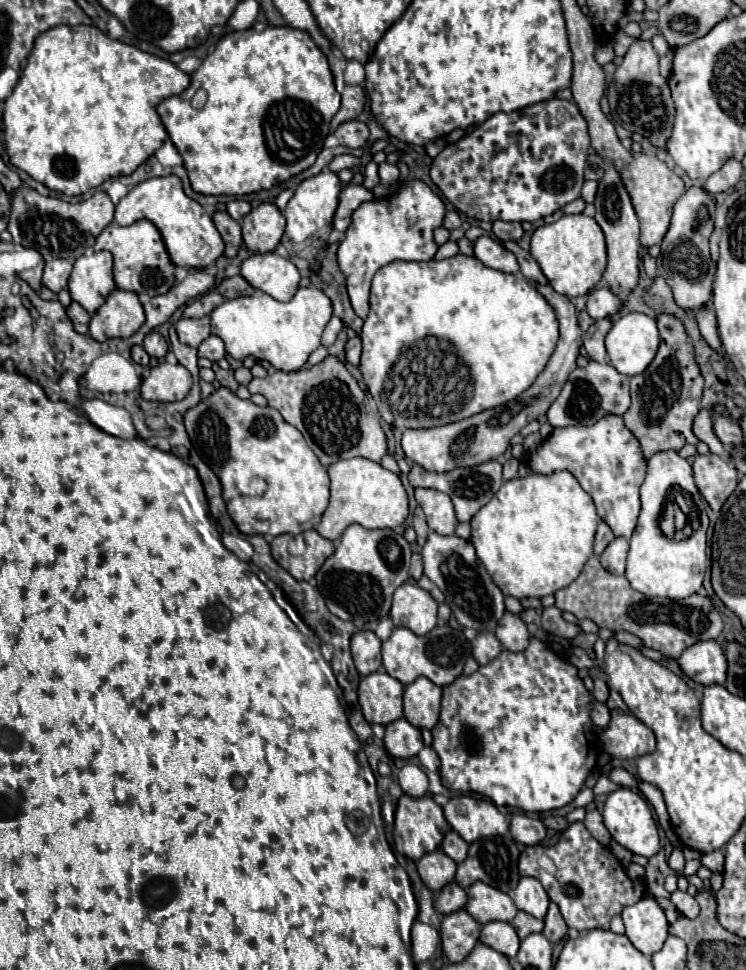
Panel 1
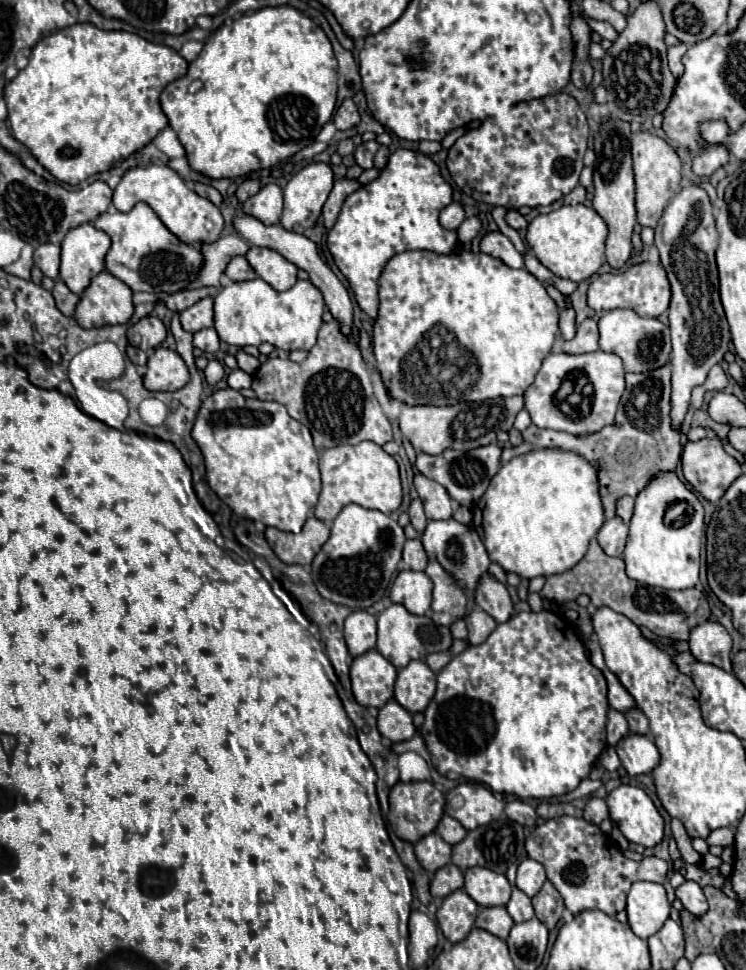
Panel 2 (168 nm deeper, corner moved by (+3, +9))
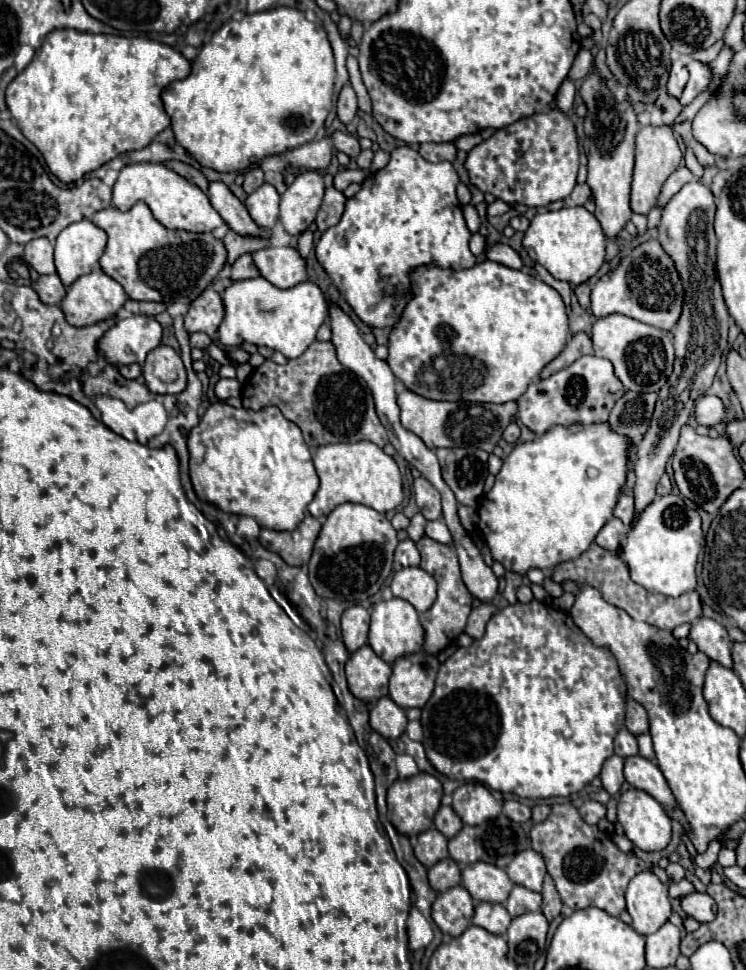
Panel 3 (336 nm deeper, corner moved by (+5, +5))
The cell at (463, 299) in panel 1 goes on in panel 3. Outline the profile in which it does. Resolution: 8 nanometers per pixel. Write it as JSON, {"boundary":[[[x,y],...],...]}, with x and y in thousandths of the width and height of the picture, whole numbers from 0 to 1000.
{"boundary":[[[647,269],[634,273],[631,277],[621,277],[621,279],[605,279],[605,277],[591,277],[591,275],[562,275],[551,281],[554,288],[554,308],[546,312],[538,331],[532,331],[532,335],[527,337],[524,345],[521,345],[521,368],[519,374],[527,382],[527,387],[532,387],[543,399],[551,399],[551,403],[572,409],[572,411],[599,411],[599,413],[642,413],[642,415],[680,415],[680,413],[693,413],[706,399],[723,389],[725,380],[739,374],[755,360],[757,360],[757,352],[760,352],[760,343],[763,343],[763,331],[760,331],[760,321],[757,321],[757,312],[752,308],[752,304],[736,296],[733,292],[728,292],[725,288],[693,279],[693,277],[682,277],[677,273],[661,271],[661,269]]]}

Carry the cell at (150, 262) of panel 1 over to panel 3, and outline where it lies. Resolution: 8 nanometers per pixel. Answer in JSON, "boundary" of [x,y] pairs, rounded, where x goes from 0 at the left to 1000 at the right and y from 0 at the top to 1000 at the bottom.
{"boundary":[[[186,207],[173,218],[143,213],[125,222],[125,232],[143,240],[143,255],[133,267],[135,277],[154,288],[181,310],[259,312],[296,281],[304,271],[304,257],[286,240],[229,238],[218,234],[202,215]]]}

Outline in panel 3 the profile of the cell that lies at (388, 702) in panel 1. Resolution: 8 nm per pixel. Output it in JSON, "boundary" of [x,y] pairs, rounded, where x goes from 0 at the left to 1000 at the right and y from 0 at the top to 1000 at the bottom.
{"boundary":[[[487,665],[471,673],[462,684],[462,694],[471,714],[487,723],[503,723],[521,714],[519,704],[524,698],[524,686],[503,675],[495,665]]]}

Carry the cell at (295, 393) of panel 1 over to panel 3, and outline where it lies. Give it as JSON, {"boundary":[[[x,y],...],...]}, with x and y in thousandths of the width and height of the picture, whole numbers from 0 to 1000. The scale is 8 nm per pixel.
{"boundary":[[[420,352],[403,368],[387,370],[385,376],[371,376],[358,370],[328,393],[323,411],[326,420],[339,424],[371,418],[377,426],[406,444],[414,461],[476,455],[497,455],[516,461],[521,457],[519,444],[503,426],[492,395],[452,372],[449,356],[444,352]]]}

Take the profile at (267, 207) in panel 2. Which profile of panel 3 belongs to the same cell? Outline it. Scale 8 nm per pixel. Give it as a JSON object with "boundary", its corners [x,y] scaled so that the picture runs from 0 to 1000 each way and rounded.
{"boundary":[[[353,189],[331,203],[328,213],[347,234],[363,236],[374,226],[374,199],[366,191]]]}

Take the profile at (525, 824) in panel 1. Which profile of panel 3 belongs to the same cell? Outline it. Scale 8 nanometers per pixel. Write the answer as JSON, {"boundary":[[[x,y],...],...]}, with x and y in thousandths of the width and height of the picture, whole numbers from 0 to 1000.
{"boundary":[[[677,826],[674,836],[682,844],[690,844],[693,848],[701,848],[701,846],[712,844],[712,834],[706,830],[696,828],[696,826]]]}

